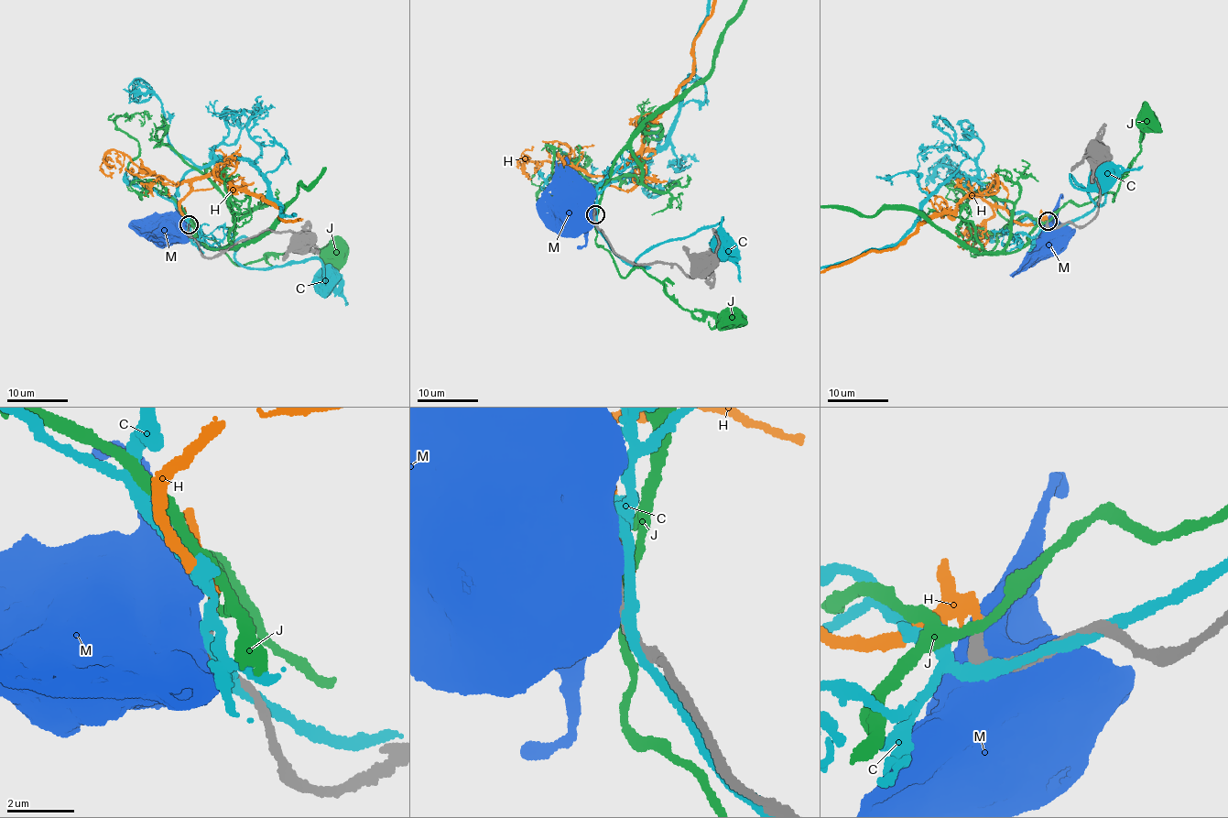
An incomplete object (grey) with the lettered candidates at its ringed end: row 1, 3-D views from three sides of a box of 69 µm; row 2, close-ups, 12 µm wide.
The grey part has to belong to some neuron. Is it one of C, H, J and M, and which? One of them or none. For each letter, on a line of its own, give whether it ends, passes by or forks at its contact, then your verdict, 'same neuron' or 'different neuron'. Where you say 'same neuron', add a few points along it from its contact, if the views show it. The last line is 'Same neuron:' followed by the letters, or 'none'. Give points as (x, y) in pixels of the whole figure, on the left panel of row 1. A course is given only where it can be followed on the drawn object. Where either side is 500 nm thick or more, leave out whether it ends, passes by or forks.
C: it forks | different neuron
H: it ends | same neuron
J: it passes by | different neuron
M: different neuron
Same neuron: H

